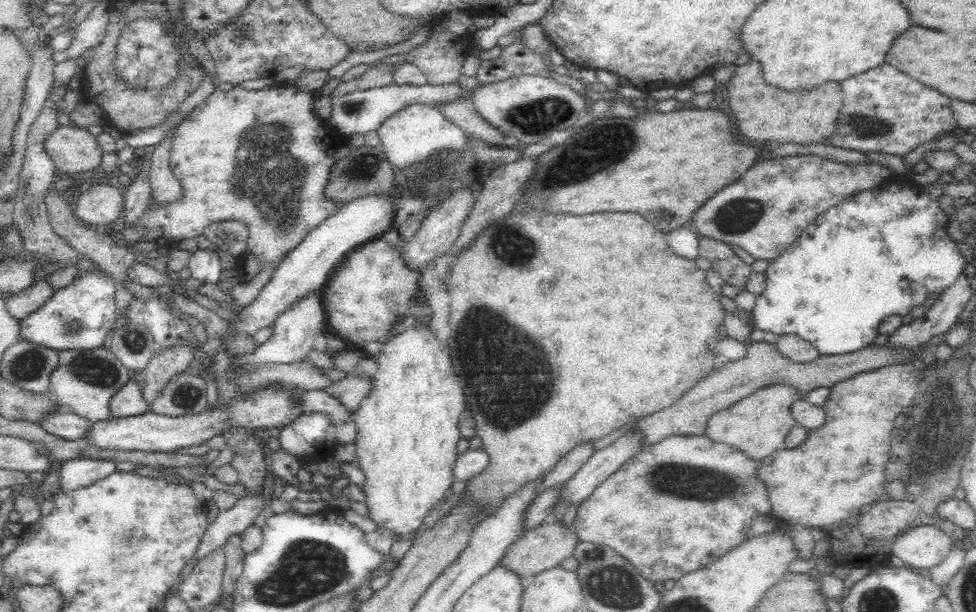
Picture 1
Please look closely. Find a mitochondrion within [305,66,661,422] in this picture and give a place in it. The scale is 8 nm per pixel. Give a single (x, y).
(523, 384)

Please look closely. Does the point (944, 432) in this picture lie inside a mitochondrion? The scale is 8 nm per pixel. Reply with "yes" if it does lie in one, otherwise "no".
yes

